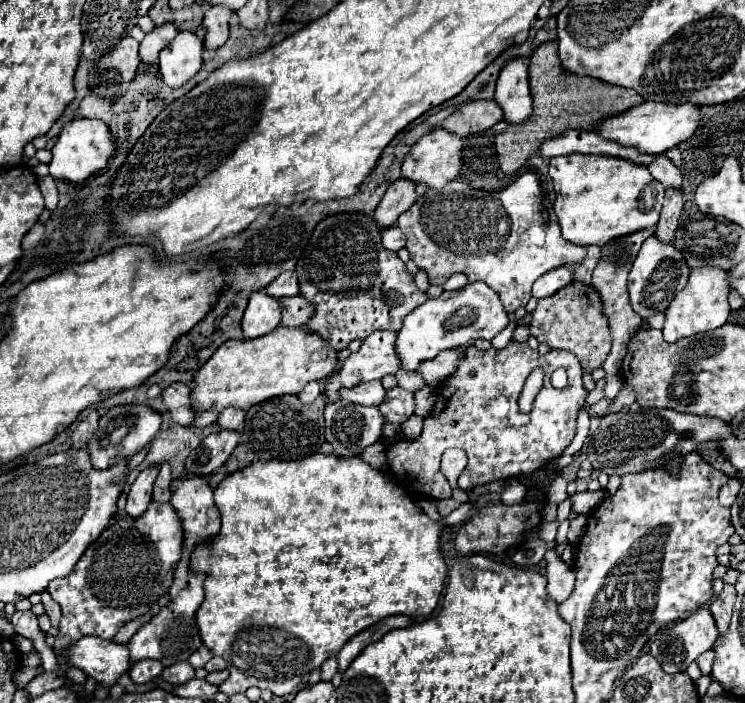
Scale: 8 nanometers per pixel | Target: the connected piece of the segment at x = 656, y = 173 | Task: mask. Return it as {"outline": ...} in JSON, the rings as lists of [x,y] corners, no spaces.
{"outline":[[[657,156],[657,164],[649,164],[649,172],[653,174],[655,180],[659,180],[665,188],[681,188],[681,180],[683,180],[683,174],[681,170],[665,156]]]}

